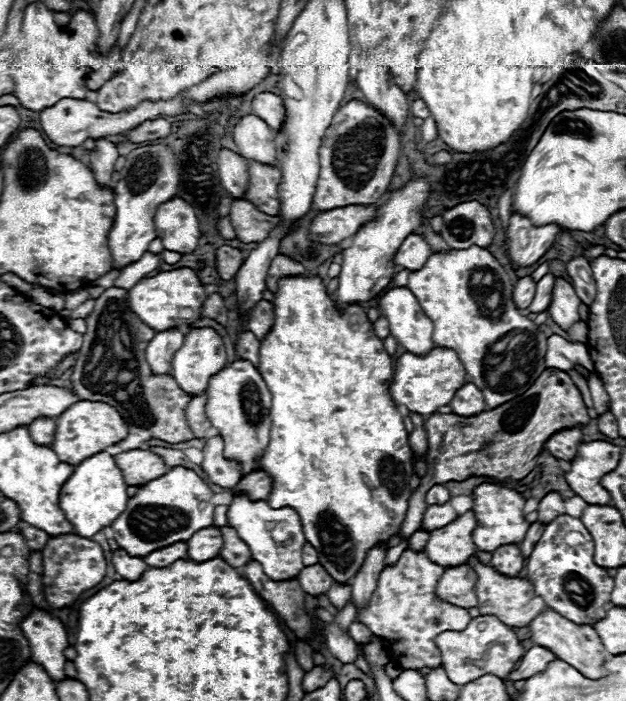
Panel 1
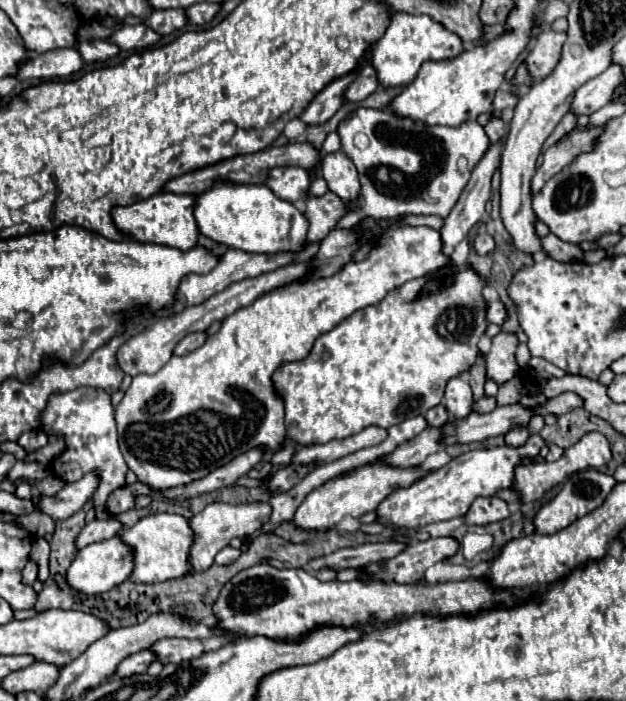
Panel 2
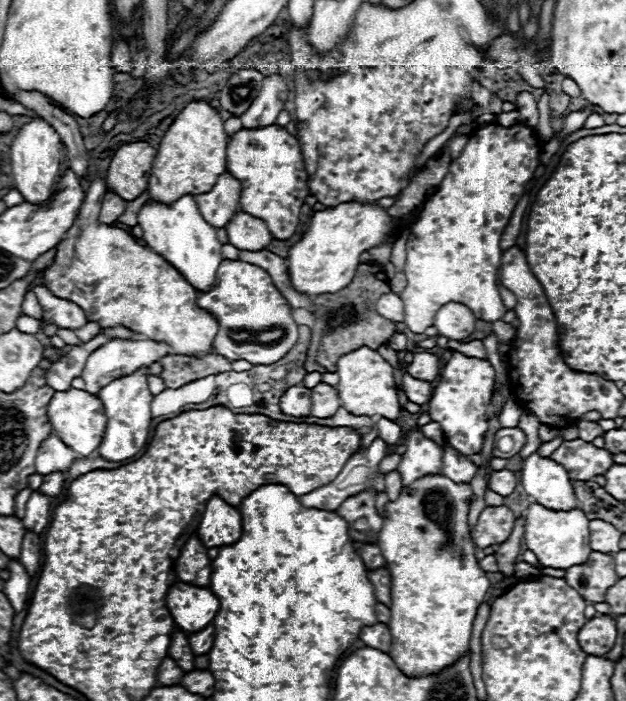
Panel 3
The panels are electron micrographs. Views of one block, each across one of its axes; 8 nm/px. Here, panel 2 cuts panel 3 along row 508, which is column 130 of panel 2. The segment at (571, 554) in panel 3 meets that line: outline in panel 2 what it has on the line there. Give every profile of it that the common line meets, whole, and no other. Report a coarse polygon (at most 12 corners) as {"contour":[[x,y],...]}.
{"contour":[[178,514],[126,528],[130,580],[154,584],[190,572],[194,534]]}

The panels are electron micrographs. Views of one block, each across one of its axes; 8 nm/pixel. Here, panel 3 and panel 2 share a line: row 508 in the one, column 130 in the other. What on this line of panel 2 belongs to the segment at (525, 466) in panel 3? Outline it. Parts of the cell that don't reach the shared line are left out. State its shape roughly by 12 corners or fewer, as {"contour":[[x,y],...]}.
{"contour":[[118,536],[82,548],[66,572],[94,596],[128,580],[132,550]]}

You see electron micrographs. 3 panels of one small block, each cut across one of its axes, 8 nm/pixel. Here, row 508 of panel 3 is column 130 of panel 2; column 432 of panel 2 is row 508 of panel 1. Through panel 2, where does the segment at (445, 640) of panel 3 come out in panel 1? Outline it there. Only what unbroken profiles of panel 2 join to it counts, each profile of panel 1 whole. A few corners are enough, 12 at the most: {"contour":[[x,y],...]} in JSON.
{"contour":[[234,496],[228,526],[274,580],[304,568],[292,508]]}

